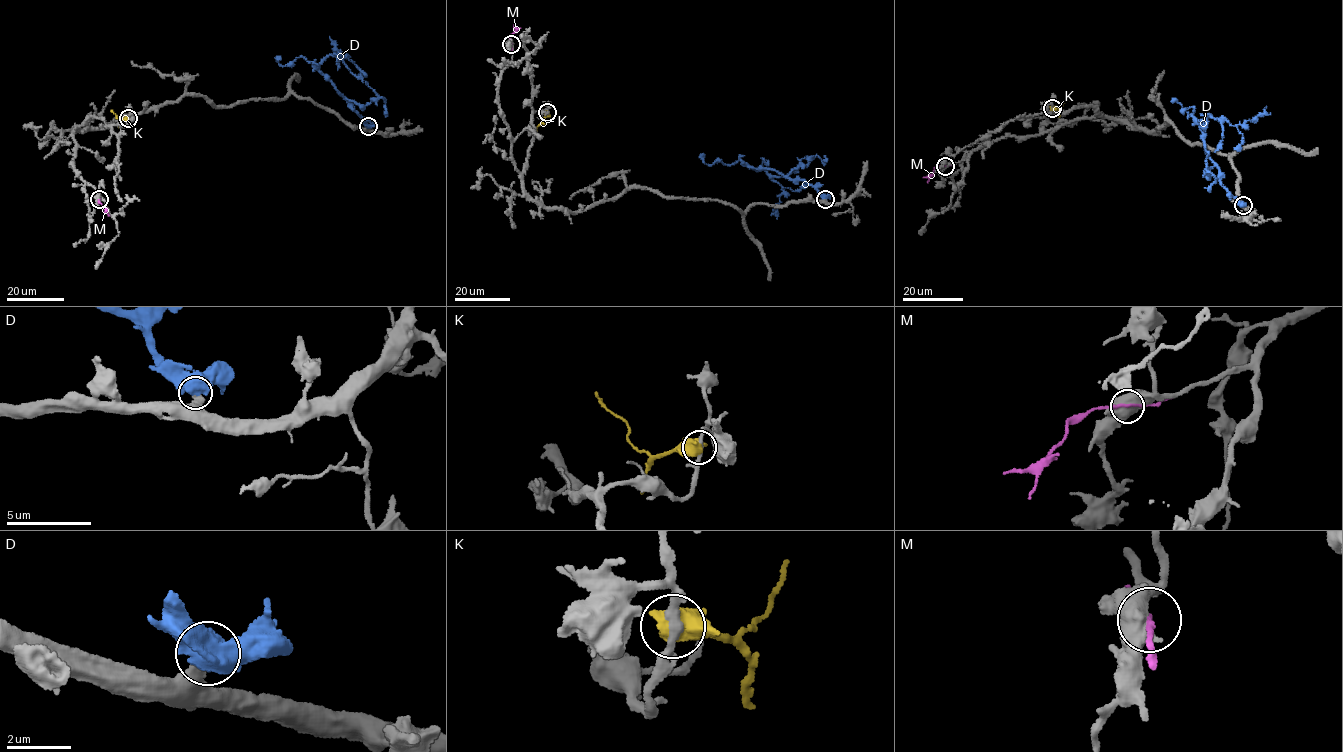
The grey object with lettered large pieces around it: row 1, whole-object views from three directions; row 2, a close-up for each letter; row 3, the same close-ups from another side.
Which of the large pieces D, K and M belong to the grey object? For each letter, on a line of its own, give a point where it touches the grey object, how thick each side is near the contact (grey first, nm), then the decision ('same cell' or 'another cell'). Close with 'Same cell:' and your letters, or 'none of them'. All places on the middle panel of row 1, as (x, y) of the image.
D: contact (825, 199); calibres 440 and 700 nm; same cell
K: contact (547, 112); calibres 240 and 600 nm; another cell
M: contact (511, 44); calibres 600 and 150 nm; another cell
Same cell: D

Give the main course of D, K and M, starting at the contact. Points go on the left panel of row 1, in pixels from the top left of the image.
D: (368, 126), (319, 70), (328, 56), (346, 56), (336, 47), (330, 37)
K: (128, 119), (118, 119), (111, 109)
M: (98, 199), (105, 213)

